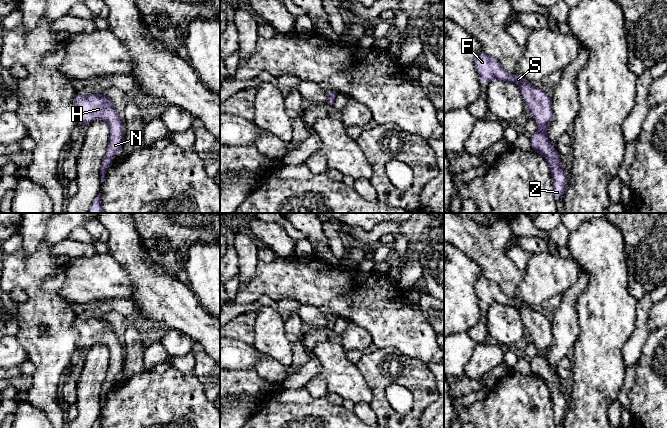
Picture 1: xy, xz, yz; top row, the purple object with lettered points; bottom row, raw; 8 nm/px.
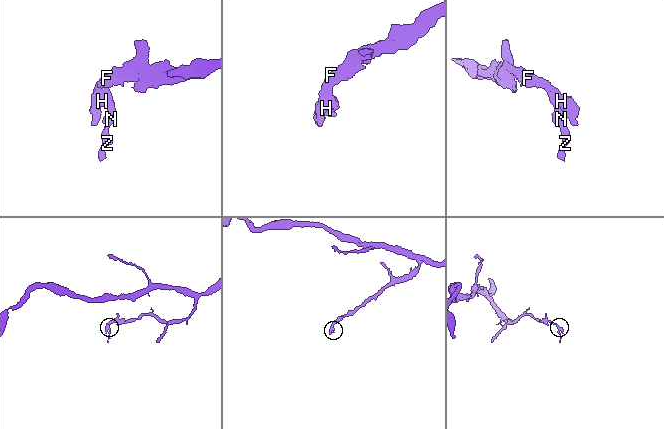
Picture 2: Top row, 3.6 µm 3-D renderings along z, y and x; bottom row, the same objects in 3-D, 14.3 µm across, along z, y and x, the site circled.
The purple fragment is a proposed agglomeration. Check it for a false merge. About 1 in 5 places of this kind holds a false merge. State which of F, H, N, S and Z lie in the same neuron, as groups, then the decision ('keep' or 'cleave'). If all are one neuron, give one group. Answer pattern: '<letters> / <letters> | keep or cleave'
F H N S Z | keep

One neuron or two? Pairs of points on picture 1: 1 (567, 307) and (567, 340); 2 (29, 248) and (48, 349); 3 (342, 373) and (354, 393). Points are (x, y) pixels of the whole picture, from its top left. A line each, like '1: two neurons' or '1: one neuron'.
1: one neuron
2: two neurons
3: one neuron

